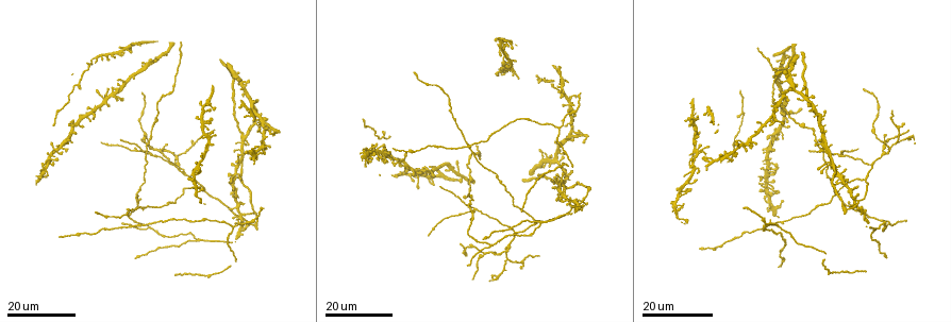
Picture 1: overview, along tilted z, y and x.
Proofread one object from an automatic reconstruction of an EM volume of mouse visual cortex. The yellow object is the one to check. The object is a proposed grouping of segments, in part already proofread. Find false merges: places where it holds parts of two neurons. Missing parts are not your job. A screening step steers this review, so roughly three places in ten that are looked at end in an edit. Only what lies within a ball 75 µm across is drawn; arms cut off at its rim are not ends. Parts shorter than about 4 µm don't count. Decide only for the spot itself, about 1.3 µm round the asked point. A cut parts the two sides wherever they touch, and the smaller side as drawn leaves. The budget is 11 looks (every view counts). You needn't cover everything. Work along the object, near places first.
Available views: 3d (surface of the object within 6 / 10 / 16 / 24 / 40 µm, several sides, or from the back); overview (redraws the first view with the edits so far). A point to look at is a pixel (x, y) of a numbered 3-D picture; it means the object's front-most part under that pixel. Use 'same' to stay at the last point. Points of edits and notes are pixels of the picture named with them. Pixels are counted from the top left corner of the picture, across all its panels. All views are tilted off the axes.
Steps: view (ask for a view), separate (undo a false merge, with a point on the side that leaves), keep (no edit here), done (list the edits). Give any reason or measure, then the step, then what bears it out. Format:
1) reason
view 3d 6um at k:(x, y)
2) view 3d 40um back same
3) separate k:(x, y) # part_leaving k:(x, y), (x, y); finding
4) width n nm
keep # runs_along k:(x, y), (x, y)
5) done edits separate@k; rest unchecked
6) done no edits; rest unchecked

three-way junction
view 3d 24um at 1:(866, 177)

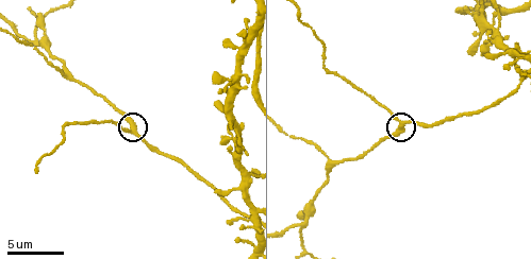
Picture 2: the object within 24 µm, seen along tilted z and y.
view 3d 10um at 2:(132, 131)

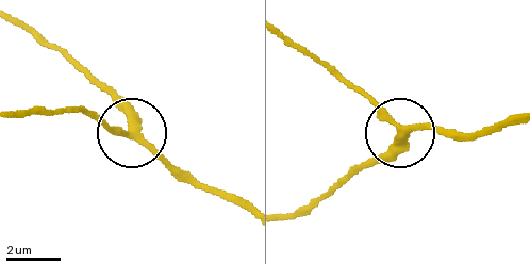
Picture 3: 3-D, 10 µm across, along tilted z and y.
width 290 nm
keep # runs_along 3:(511, 118), (460, 136), (414, 127), (365, 168); all the same neuron

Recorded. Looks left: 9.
looks like a crossing
view 3d 6um at 2:(242, 74)

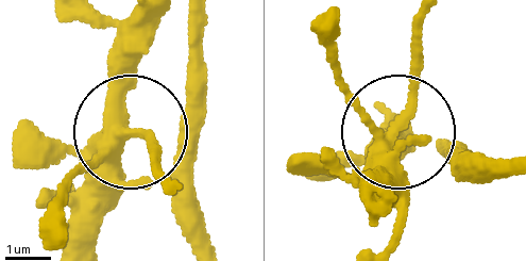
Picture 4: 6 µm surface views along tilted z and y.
view 3d 6um back at 4:(128, 130)

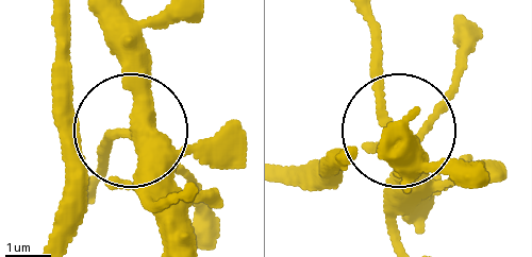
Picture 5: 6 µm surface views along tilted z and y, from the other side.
keep # one neuron here

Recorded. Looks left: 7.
arms part here
view 3d 16um at 1:(507, 261)

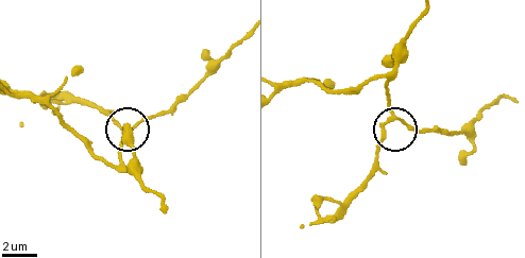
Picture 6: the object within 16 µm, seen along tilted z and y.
view 3d 10um at 6:(400, 119)

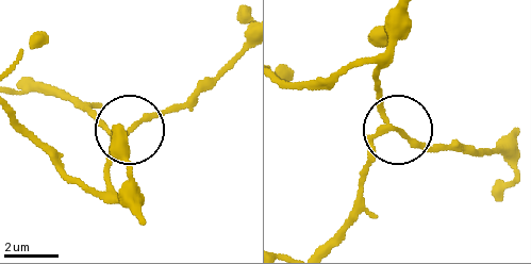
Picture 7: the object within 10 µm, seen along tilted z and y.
separate 7:(370, 165) # part_leaving 7:(386, 129), (374, 148), (358, 207), (332, 243); a second neuron is stuck on

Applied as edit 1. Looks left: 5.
see it whole again
view overview

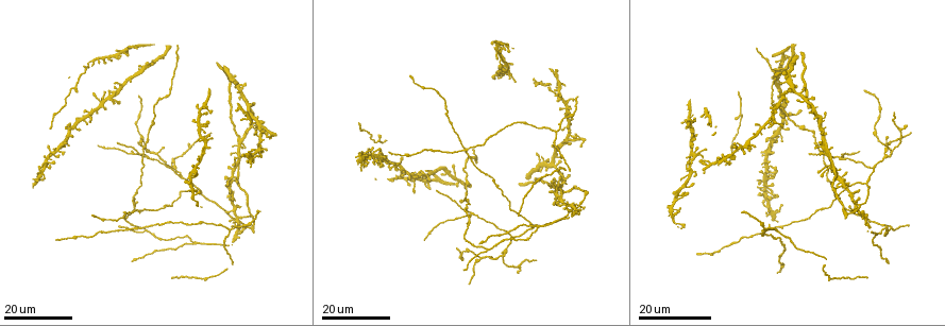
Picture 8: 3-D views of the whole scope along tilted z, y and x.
arms part here
view 3d 24um at 8:(537, 226)

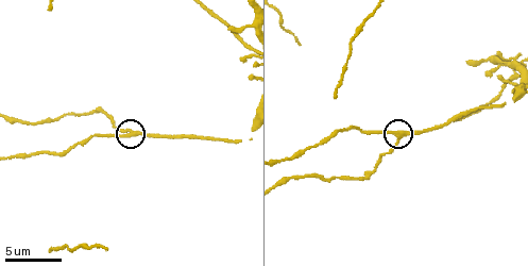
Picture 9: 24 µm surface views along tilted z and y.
view 3d 10um at 9:(398, 139)

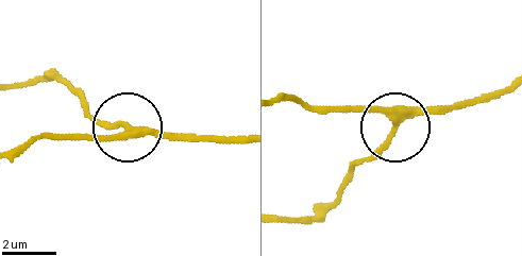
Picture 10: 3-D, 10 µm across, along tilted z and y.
width 260 nm
keep # runs_along 10:(155, 132), (45, 136); continuous, no second neuron

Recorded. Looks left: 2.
side arm on a straight run
view 3d 24um at 8:(149, 155)

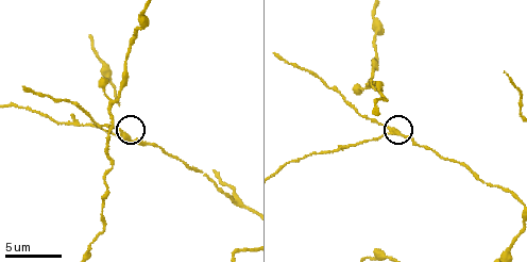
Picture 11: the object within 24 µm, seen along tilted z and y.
view 3d 10um at 11:(391, 129)

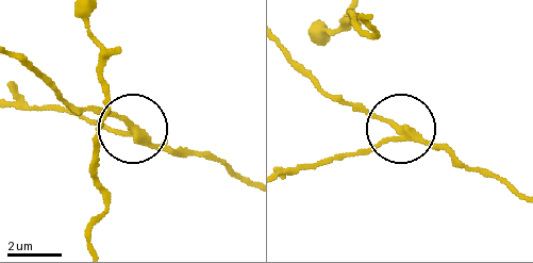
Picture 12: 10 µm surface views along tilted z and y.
side_arm 14 um
separate 12:(364, 150) # part_leaving 12:(403, 136), (285, 168); a second neuron is stuck on

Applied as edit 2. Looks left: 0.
done edits separate@7, separate@12; rest unchecked

